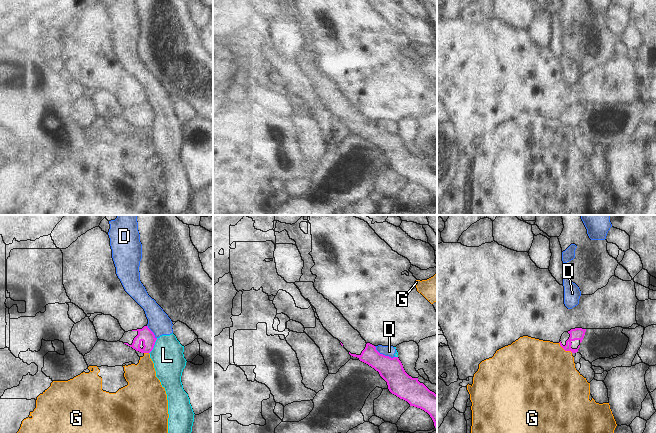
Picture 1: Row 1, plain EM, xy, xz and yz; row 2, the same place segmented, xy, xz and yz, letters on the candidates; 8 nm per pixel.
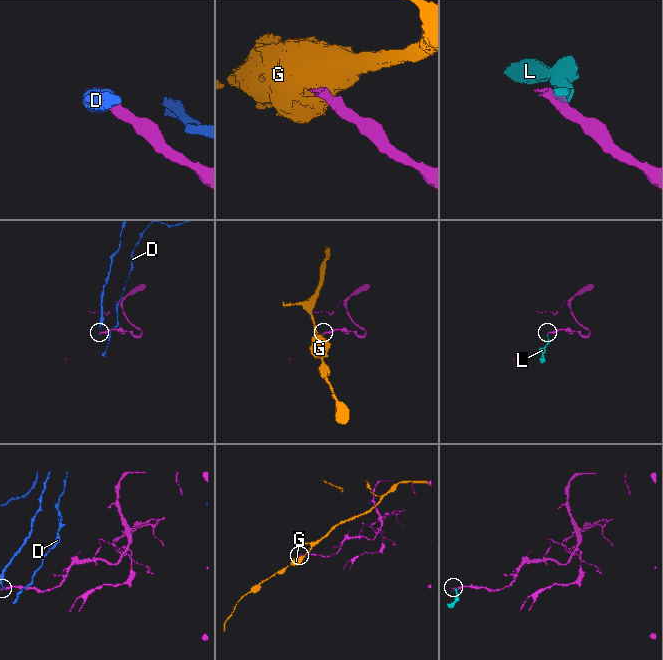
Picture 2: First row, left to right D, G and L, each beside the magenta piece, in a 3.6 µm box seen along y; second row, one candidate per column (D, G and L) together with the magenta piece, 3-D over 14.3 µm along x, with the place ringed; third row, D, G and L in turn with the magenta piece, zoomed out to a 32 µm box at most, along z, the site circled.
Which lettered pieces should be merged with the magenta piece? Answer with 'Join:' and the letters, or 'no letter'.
Join: no letter

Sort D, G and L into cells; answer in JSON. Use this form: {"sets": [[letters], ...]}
{"sets": [["D", "L"], ["G"]]}

